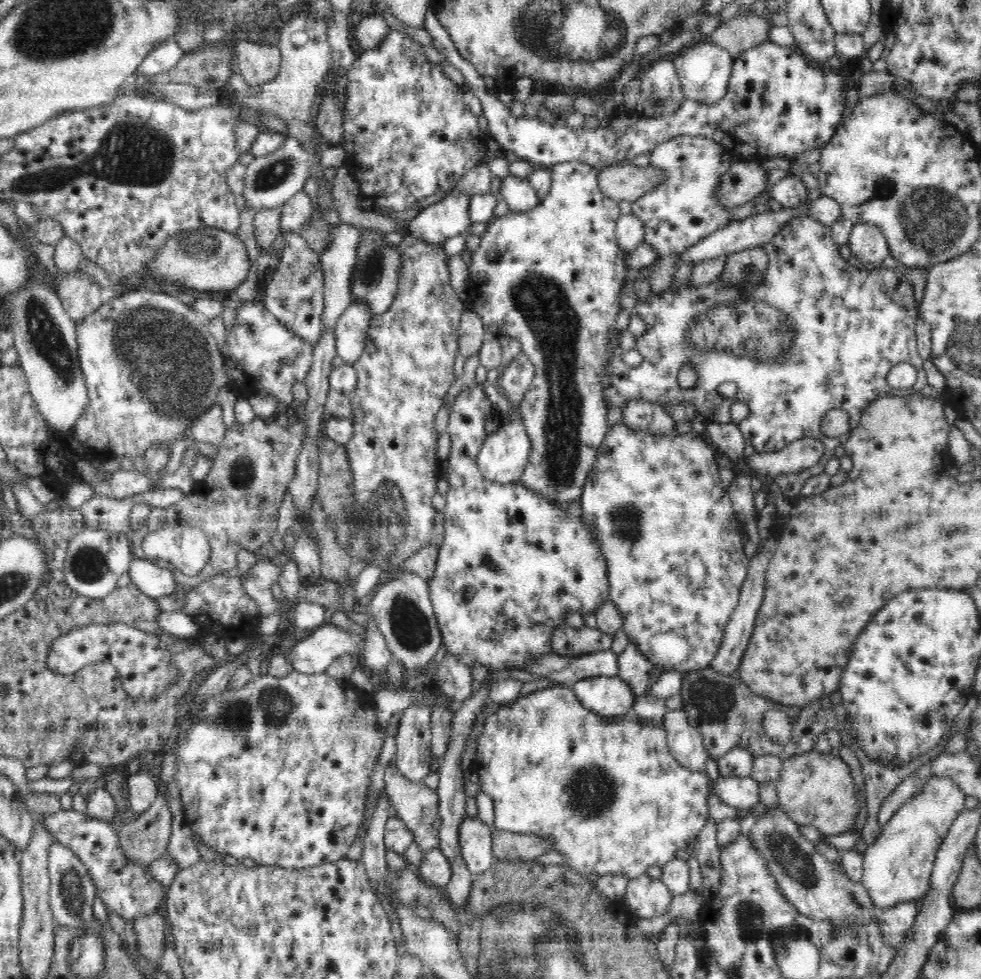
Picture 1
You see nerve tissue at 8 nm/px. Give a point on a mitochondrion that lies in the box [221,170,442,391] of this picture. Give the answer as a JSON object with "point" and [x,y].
{"point":[370,274]}

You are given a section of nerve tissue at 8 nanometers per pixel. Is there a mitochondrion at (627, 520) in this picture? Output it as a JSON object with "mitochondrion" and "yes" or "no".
{"mitochondrion":"yes"}

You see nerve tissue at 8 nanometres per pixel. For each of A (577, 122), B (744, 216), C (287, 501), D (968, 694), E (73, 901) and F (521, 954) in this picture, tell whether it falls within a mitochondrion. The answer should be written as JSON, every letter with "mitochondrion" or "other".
{"A":"other","B":"other","C":"other","D":"other","E":"mitochondrion","F":"mitochondrion"}

